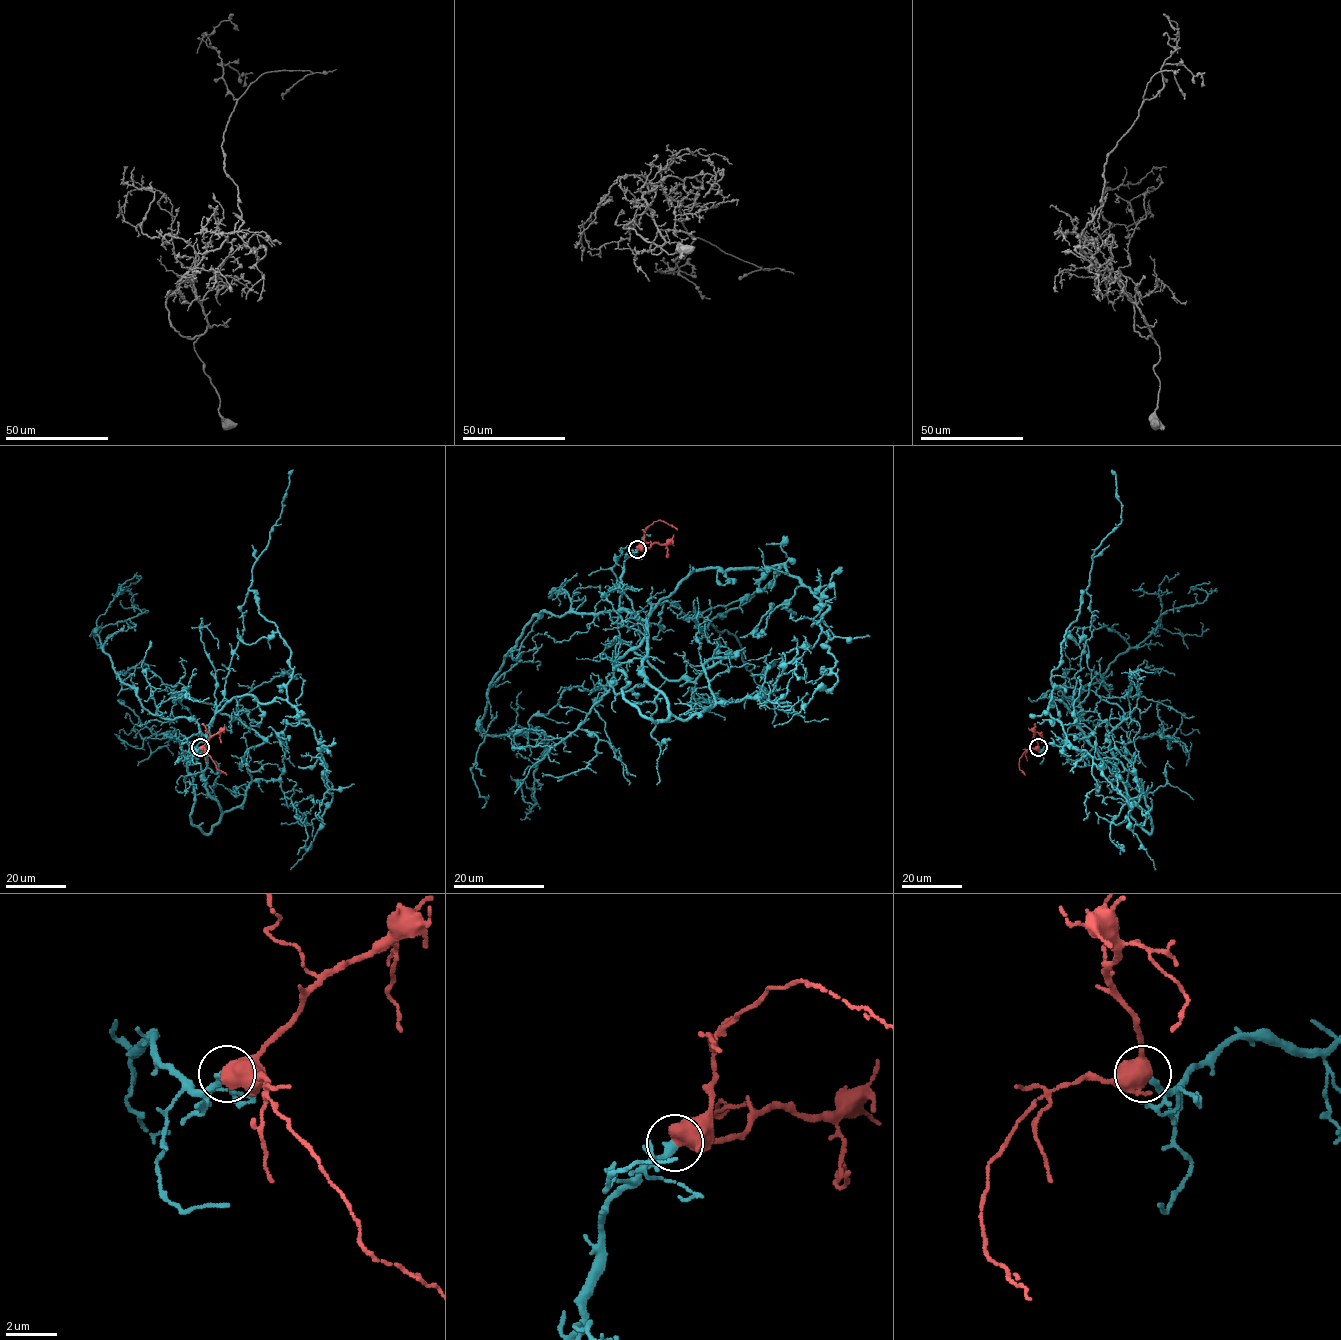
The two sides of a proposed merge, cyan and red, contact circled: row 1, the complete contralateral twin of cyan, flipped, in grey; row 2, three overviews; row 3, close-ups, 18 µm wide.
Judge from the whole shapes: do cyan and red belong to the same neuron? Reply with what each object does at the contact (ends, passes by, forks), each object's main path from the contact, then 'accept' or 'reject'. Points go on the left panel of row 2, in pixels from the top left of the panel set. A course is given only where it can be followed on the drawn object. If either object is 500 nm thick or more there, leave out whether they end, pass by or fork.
cyan via (200, 747), (187, 740), (206, 740), (207, 792), (234, 809), (262, 738), (142, 660), (115, 672) | red via (200, 747), (204, 748), (216, 767), (226, 774) | accept

